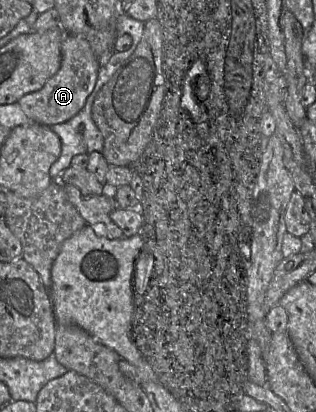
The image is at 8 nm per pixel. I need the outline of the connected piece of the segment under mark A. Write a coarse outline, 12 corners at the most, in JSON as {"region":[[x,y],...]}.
{"region":[[65,35],[58,72],[18,101],[35,123],[67,122],[94,90],[100,62]]}

